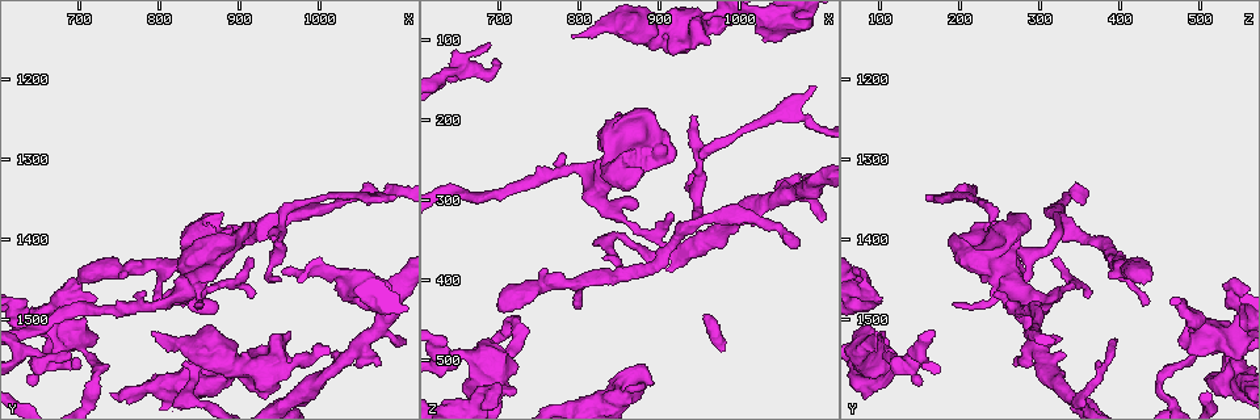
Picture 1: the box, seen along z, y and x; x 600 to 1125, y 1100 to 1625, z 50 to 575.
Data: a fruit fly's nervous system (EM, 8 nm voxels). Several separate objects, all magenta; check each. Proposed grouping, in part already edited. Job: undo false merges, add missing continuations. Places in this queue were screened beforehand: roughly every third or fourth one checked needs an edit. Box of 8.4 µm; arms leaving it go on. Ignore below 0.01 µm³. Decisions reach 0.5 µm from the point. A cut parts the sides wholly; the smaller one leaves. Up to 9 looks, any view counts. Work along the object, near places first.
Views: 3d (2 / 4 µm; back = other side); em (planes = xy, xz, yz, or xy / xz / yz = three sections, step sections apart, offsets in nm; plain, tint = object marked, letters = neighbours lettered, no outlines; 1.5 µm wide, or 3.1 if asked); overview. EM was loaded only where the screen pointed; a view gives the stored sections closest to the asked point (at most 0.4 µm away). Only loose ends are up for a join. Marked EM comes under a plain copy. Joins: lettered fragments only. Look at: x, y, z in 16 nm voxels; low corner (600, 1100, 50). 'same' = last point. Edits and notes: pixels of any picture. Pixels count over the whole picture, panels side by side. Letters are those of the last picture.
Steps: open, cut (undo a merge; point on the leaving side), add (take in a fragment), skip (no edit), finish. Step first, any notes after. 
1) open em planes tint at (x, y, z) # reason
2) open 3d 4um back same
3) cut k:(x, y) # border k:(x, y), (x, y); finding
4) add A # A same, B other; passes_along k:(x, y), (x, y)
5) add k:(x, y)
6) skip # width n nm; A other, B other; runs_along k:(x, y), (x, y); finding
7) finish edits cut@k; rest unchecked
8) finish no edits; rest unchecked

open em yz step 8 tint at (815, 1470, 270)

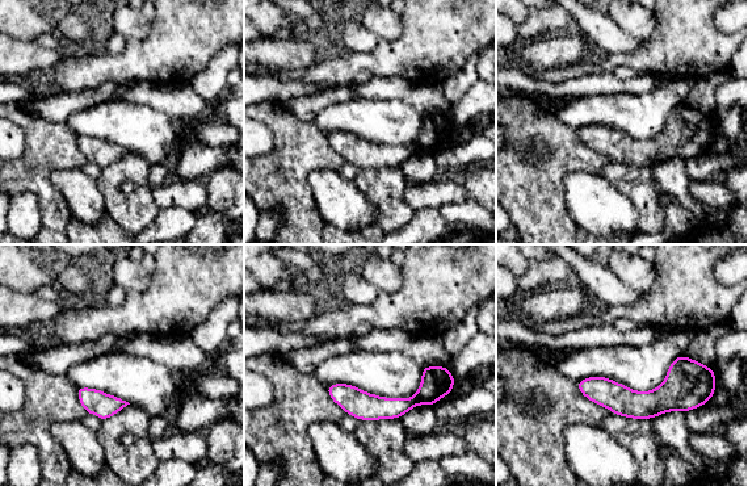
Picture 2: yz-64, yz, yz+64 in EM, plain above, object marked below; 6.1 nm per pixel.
open em xz step 4 tint same # cut it another way

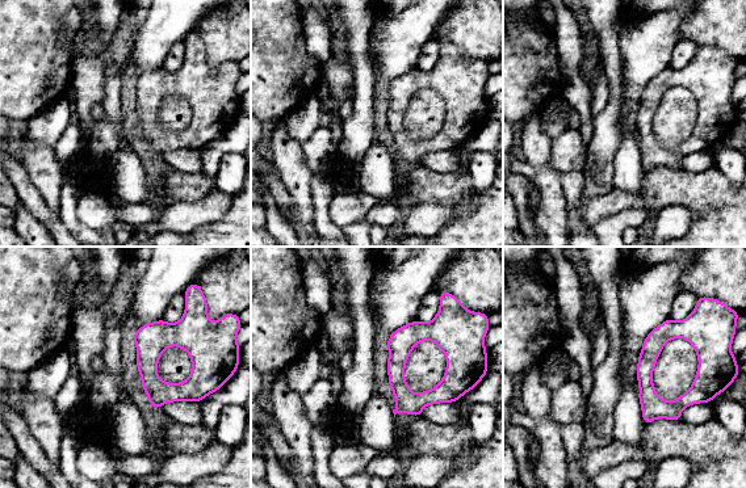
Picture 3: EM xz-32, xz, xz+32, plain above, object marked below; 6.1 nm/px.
open em xz step 4 letters same

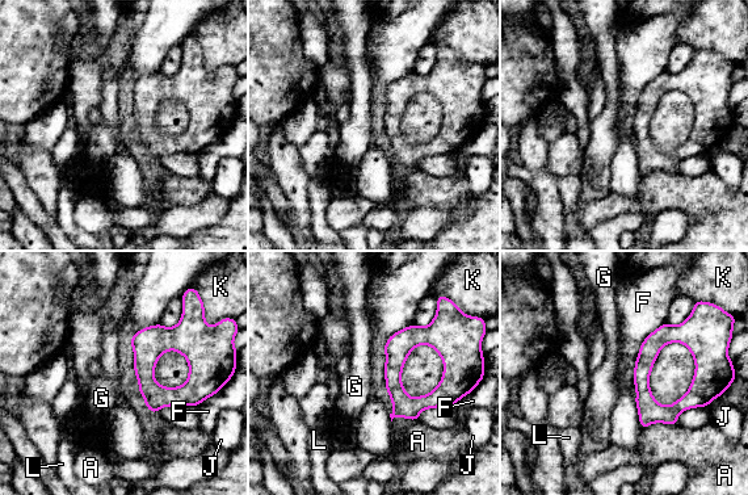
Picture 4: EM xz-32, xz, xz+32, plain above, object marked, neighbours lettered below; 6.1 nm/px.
skip # A other, F other, G other, J other, K other, L other; border 4:(665, 321), (646, 336), (634, 361); one neuron here

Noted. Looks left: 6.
open 3d 4um at (800, 1480, 435) # branch stops here

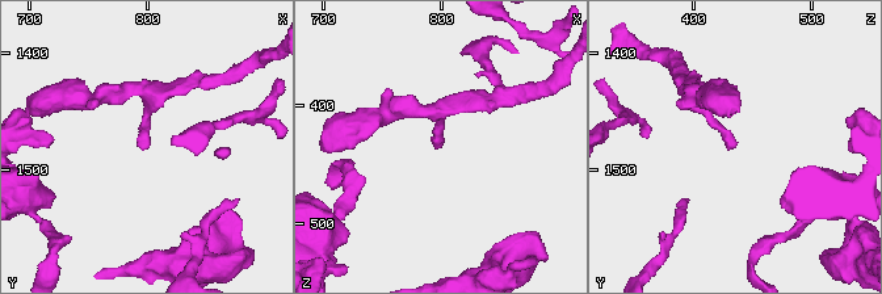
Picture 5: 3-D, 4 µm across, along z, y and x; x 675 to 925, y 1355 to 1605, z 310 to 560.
open em xz step 4 letters at (800, 1482, 436) # now the EM

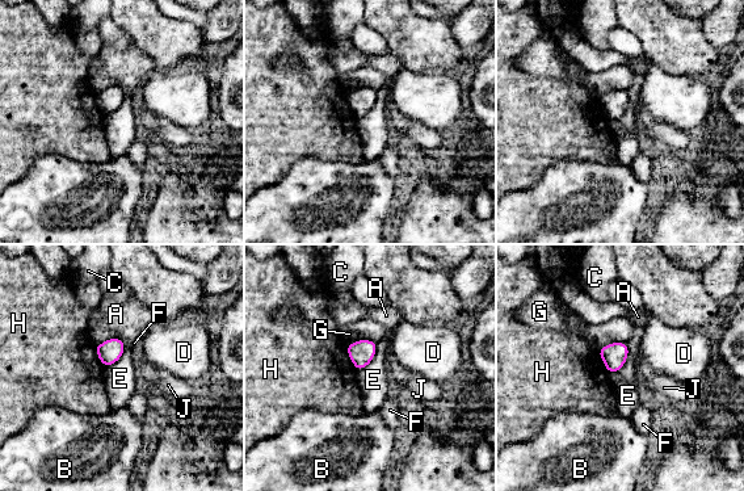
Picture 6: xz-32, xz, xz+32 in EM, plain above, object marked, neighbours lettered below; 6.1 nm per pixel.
open em planes letters same

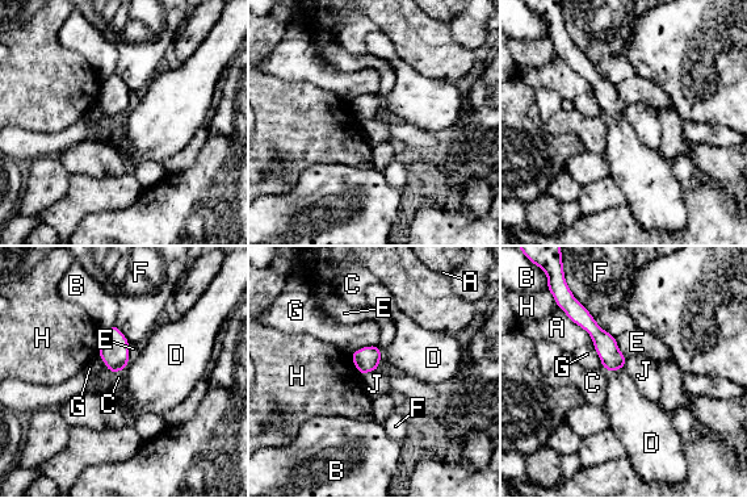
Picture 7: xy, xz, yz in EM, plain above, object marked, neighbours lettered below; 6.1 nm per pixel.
skip # longest_contact F 360 nm; A other, B other, C other, D other, E other, F other, G other, H other, J other; border 7:(374, 371), (361, 375); none of them fits

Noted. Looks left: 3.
open em yz step 4 letters at (940, 1395, 200) # tapers out

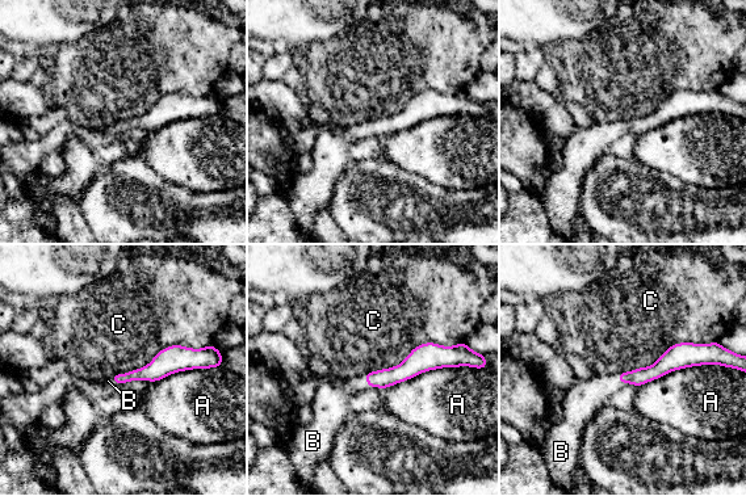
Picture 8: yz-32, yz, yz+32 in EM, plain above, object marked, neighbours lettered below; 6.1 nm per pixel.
add 8:(331, 400) # A other, B same, C other; passes_along 8:(384, 378), (367, 381), (331, 400); the neuron continues

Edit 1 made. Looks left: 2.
open overview

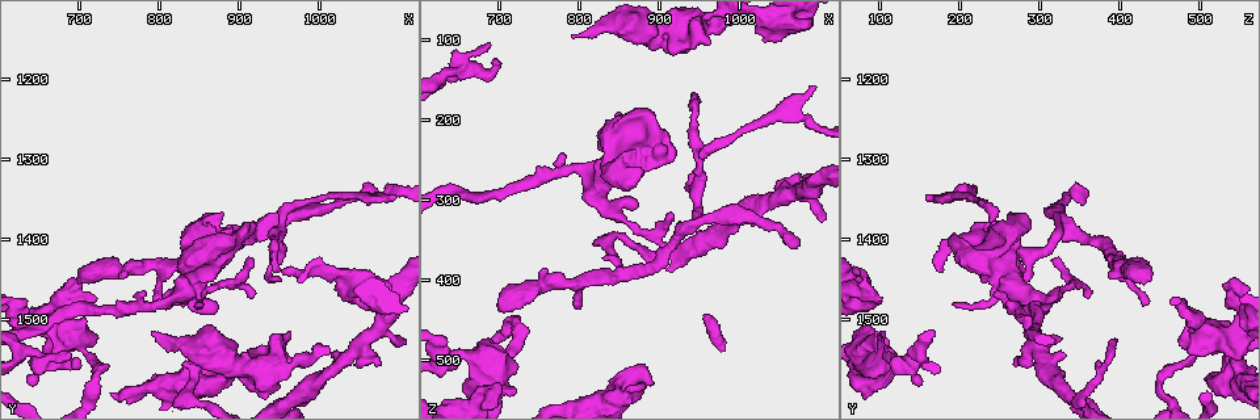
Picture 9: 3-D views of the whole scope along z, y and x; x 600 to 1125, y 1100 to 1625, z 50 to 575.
open em planes letters at (960, 1520, 100) # stops while still wide

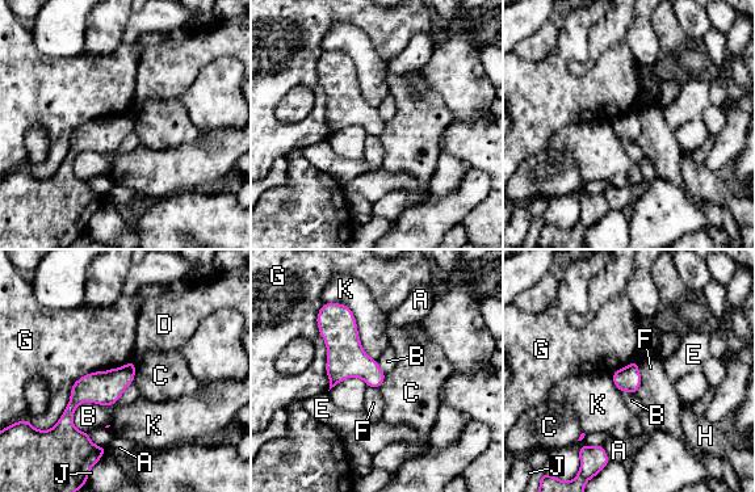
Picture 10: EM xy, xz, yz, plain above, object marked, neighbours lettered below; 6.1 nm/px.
skip # A other, B other, C other, D other, E other, F other, G other, H other, J other, K other; border 10:(134, 377), (74, 427); none of them fits

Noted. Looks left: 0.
finish edits add@8; rest unchecked

